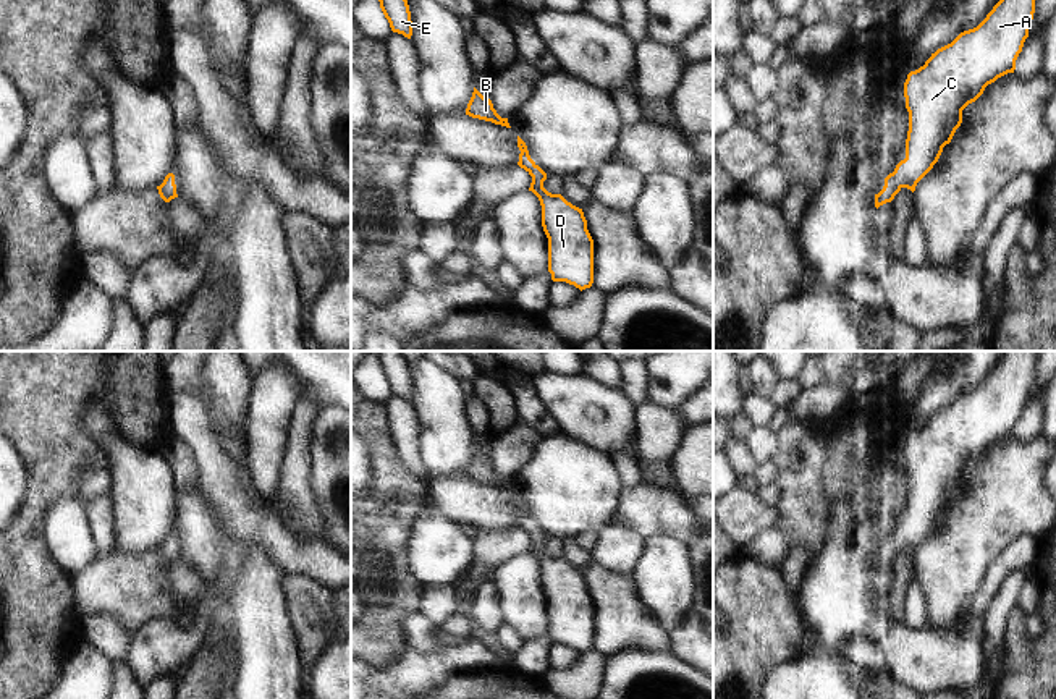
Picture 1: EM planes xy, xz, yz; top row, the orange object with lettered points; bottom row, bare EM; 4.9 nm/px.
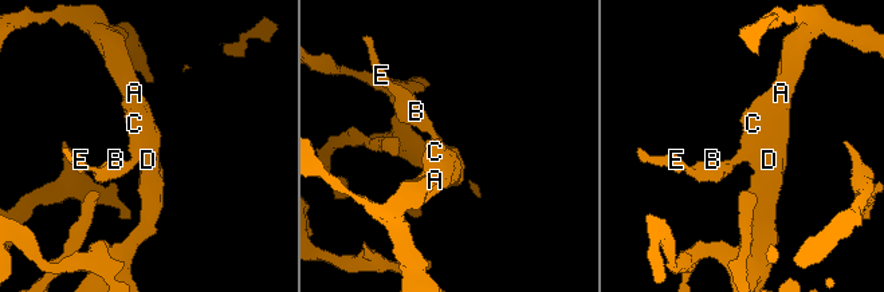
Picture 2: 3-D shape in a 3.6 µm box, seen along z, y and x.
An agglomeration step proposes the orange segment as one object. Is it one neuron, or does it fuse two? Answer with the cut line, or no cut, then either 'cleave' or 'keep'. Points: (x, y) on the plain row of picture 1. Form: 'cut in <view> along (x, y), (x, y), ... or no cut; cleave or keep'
no cut; keep

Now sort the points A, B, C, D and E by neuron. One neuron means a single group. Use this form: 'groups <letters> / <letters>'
groups A B C D E

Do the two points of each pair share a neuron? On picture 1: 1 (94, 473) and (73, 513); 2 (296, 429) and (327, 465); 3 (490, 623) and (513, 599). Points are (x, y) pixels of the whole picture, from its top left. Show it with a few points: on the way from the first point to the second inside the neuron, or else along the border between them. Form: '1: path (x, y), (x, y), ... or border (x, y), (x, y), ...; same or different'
1: border (76, 497), (84, 504); different
2: border (319, 408), (312, 421), (308, 482); different
3: border (485, 578), (495, 588), (503, 622); different

